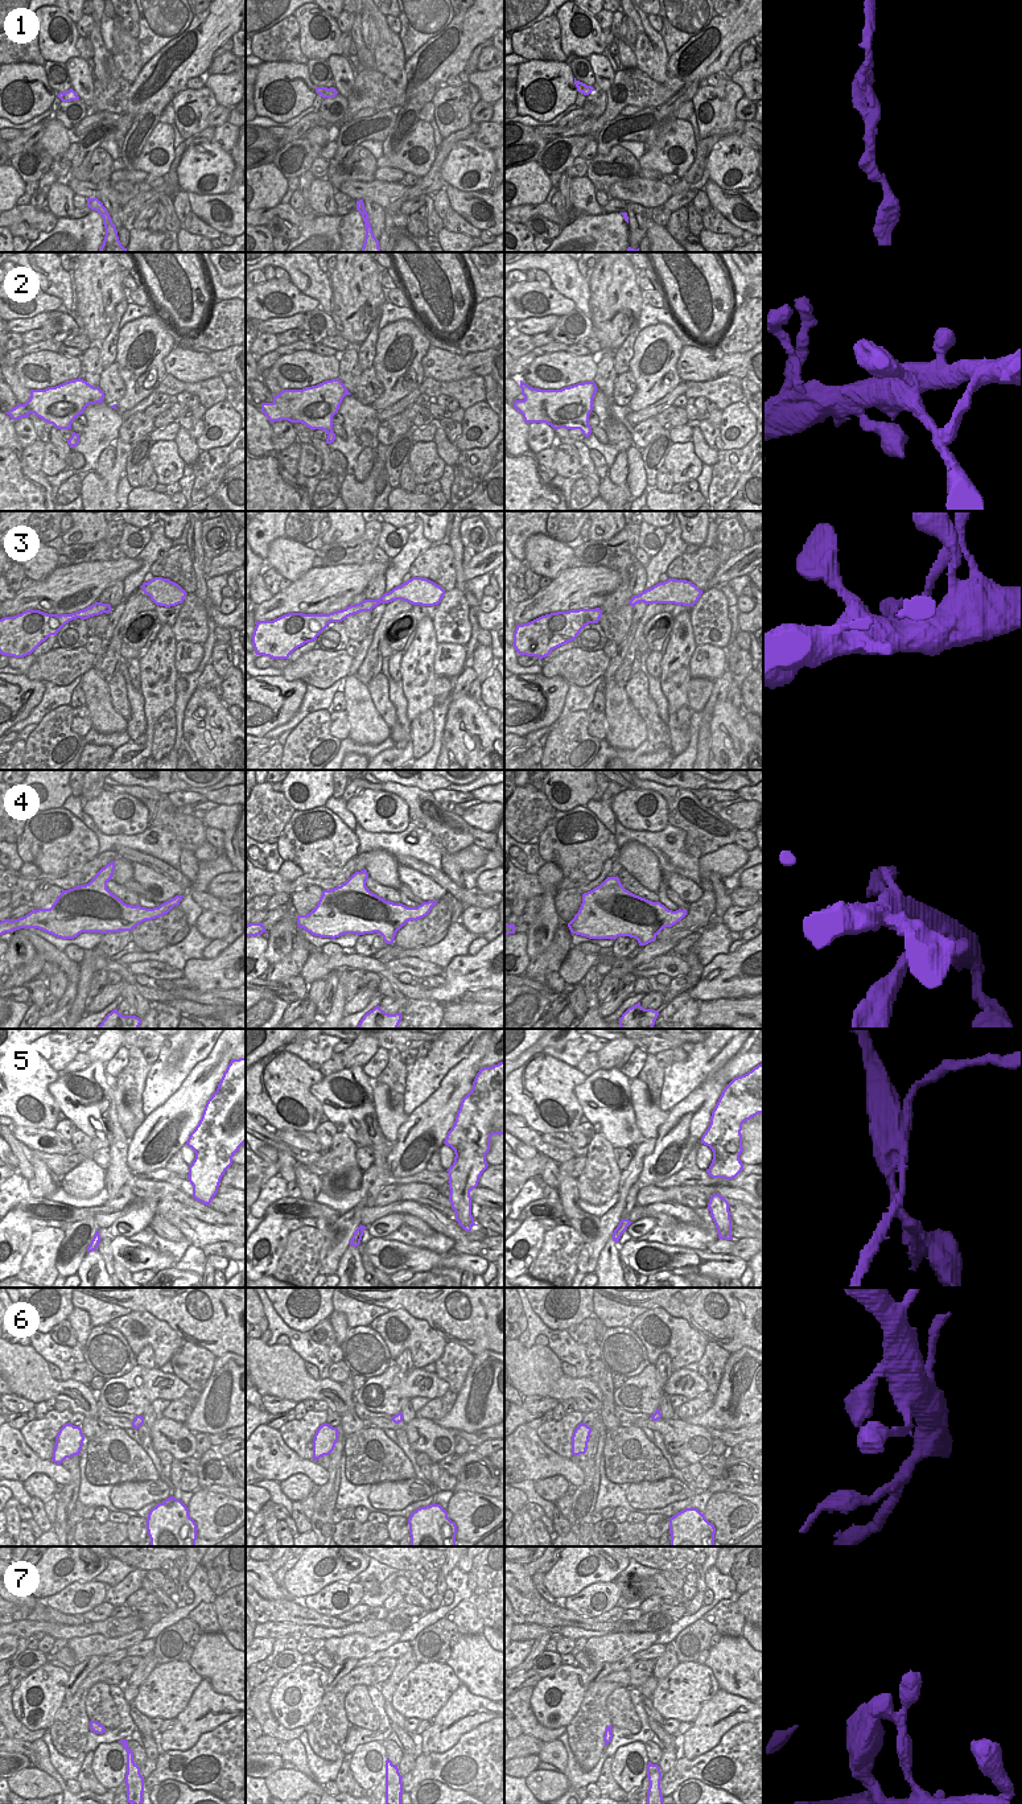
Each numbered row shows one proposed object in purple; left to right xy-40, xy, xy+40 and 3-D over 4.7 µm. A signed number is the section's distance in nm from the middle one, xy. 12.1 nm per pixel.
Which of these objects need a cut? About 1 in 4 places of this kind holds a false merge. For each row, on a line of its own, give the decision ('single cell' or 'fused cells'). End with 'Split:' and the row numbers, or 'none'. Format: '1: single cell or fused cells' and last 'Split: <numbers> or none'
1: single cell
2: single cell
3: single cell
4: single cell
5: fused cells
6: single cell
7: single cell
Split: 5

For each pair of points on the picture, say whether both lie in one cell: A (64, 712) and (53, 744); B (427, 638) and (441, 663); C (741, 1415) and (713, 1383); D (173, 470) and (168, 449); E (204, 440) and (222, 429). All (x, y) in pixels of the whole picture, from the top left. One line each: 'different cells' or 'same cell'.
A: same cell
B: different cells
C: different cells
D: same cell
E: same cell

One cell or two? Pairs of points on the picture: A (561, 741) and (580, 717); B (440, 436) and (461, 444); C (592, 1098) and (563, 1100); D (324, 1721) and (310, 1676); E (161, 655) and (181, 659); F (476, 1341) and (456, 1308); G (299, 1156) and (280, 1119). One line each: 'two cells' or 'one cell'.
A: one cell
B: two cells
C: two cells
D: two cells
E: two cells
F: one cell
G: two cells

